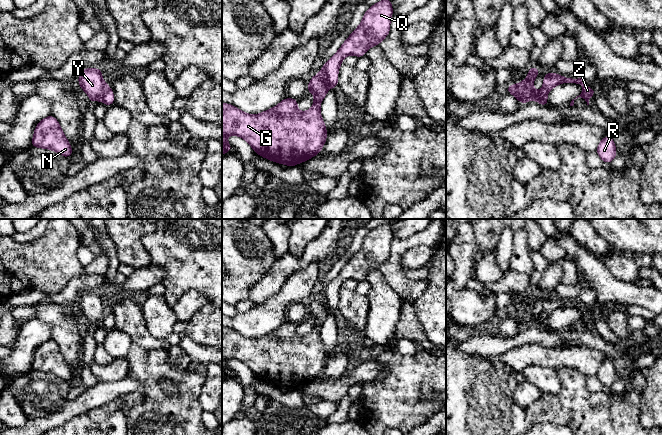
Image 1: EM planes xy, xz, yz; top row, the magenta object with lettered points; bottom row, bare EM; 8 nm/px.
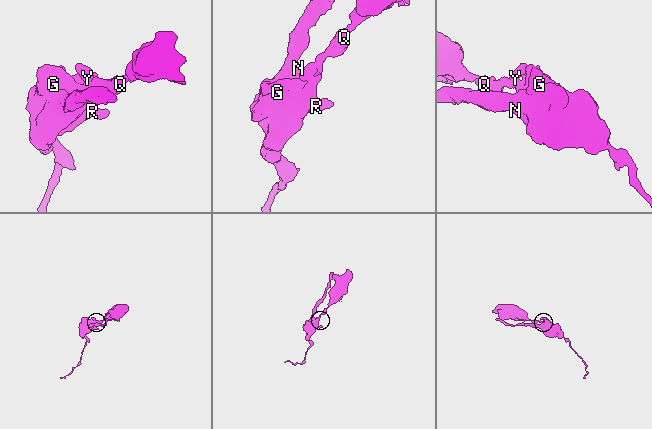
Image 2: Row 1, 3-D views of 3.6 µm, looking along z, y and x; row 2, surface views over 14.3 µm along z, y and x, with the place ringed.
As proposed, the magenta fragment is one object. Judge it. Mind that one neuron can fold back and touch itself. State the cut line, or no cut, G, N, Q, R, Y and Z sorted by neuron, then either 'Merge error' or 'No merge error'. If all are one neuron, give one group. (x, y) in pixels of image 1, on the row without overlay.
Split along yz (517, 308), (532, 322). Groups: G N R Y Z / Q. Merge error

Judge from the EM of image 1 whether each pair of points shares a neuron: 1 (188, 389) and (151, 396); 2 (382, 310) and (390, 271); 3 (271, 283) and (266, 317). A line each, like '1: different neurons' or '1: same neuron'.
1: same neuron
2: different neurons
3: different neurons

